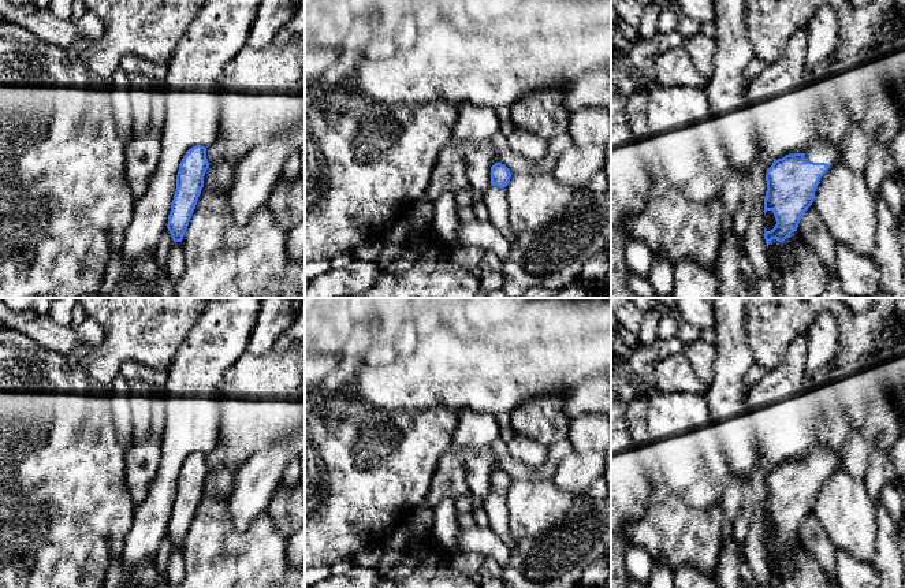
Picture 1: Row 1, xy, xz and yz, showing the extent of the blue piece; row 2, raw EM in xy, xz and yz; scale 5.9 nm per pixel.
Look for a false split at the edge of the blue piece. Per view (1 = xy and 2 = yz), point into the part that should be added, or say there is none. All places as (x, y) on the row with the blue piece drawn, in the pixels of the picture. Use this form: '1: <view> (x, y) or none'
1: none
2: yz (820, 149)

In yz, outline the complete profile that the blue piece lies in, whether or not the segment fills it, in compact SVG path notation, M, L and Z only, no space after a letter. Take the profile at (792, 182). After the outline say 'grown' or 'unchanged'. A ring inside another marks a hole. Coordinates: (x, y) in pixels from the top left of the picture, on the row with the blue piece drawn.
M816 137L804 153L774 160L766 174L764 215L771 211L776 224L771 231L764 228L767 248L772 239L783 242L797 231L802 213L813 202L820 178L841 163L841 157L841 141Z | grown

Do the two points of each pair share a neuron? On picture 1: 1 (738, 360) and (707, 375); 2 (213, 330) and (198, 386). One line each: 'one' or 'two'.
1: two
2: one

